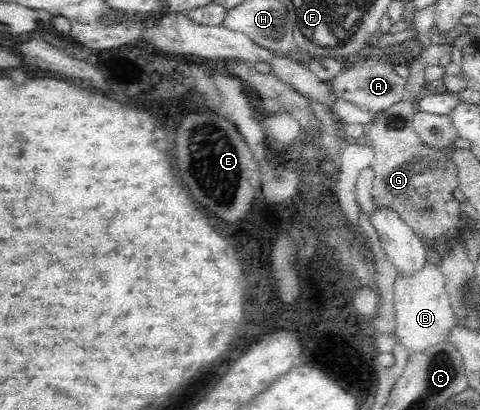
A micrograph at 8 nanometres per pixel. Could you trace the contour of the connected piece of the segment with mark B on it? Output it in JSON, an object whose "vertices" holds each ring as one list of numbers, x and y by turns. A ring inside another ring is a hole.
{"vertices":[[428,260,424,265,413,274,404,275,397,271,393,285,393,308,395,311,395,335,398,341,402,342,410,352,416,350,422,351,435,343,447,339,449,329,455,325,455,317,452,313,449,295,446,291,446,282,444,274,441,272,441,266]]}

